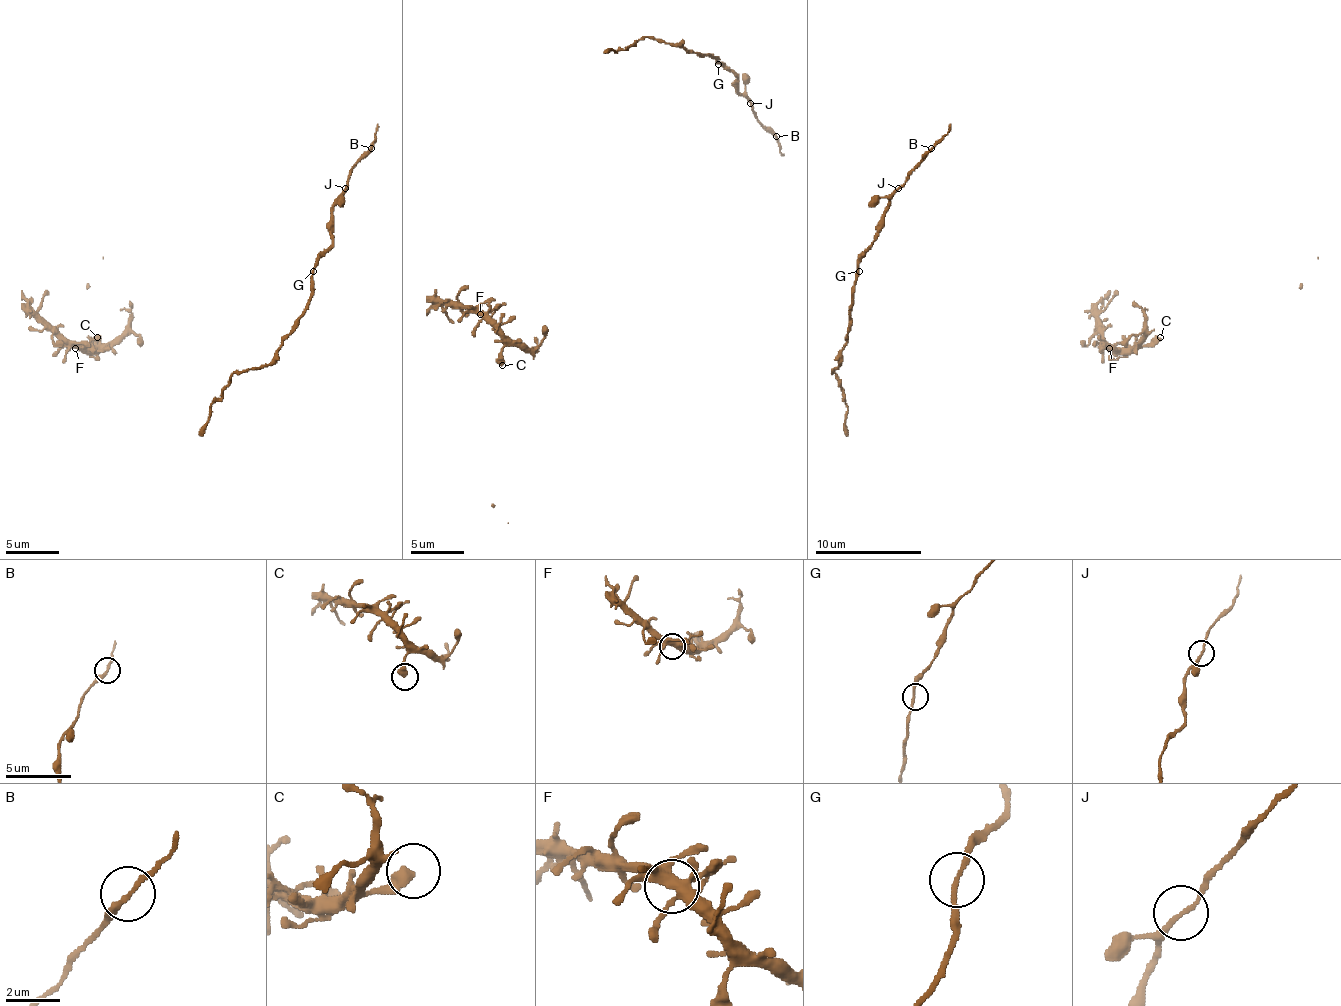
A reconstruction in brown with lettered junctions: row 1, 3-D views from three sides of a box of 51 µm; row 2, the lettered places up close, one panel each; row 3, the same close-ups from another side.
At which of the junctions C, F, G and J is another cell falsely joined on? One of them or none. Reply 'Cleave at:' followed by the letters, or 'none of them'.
Cleave at: none of them

